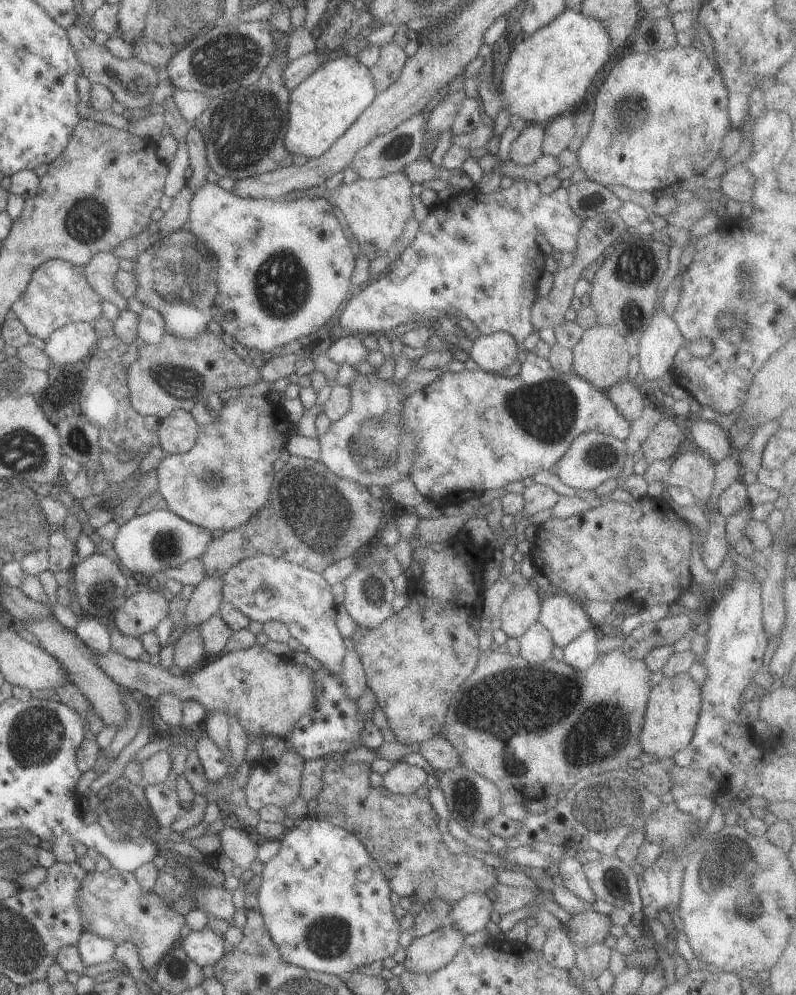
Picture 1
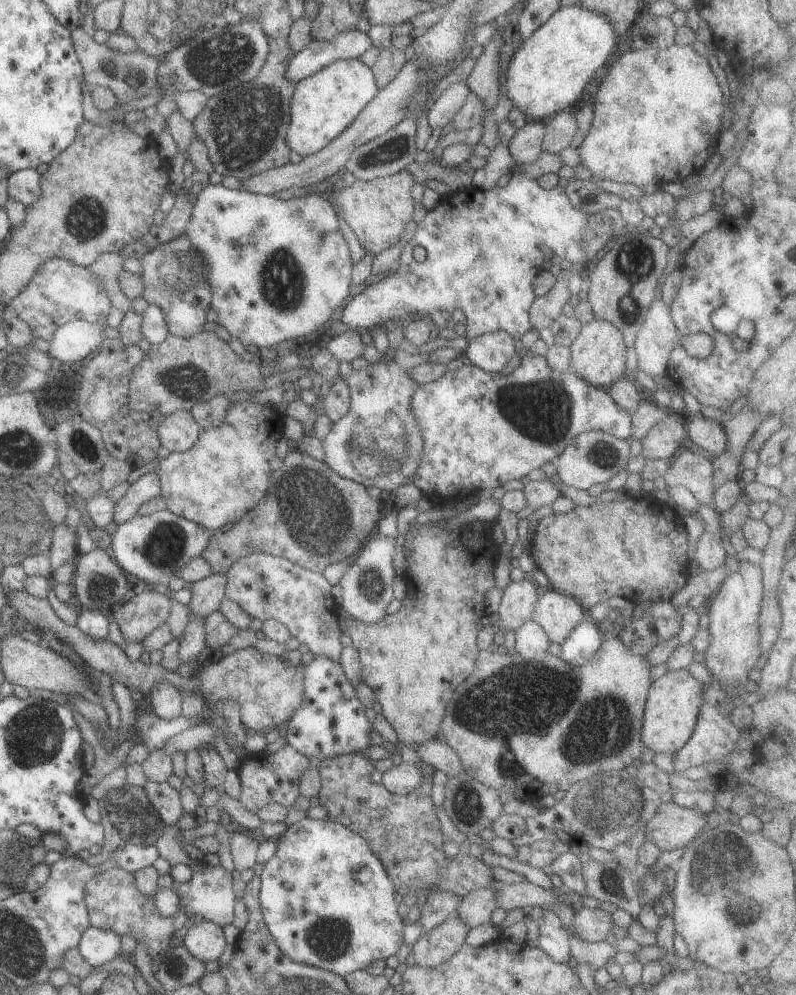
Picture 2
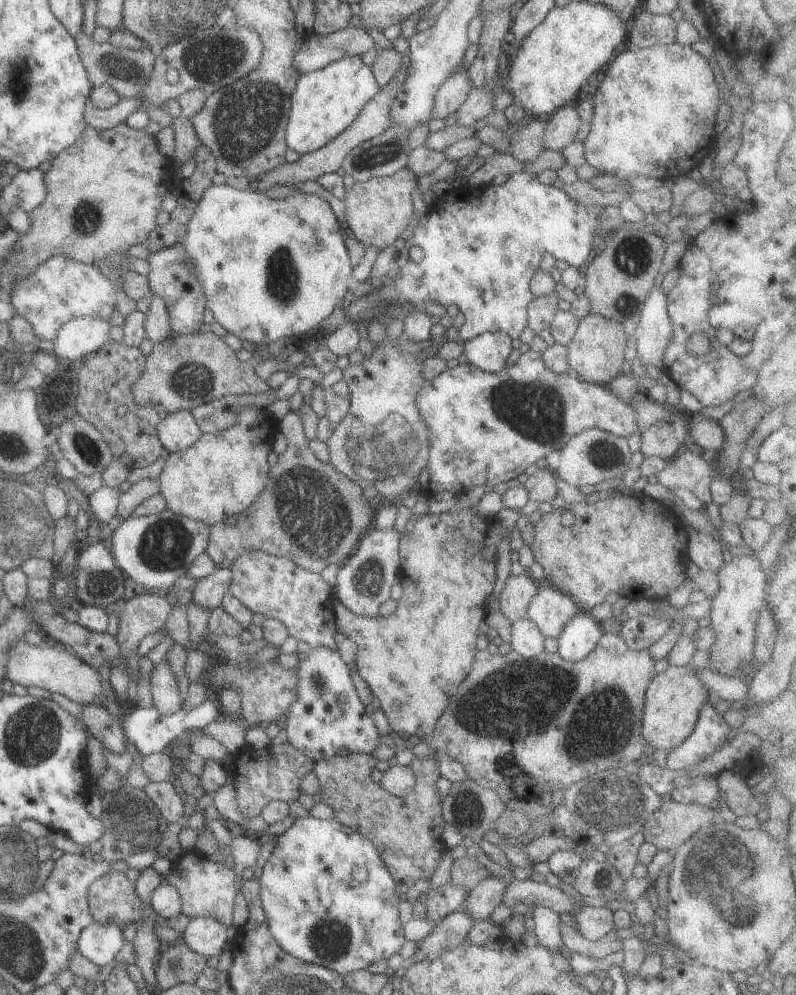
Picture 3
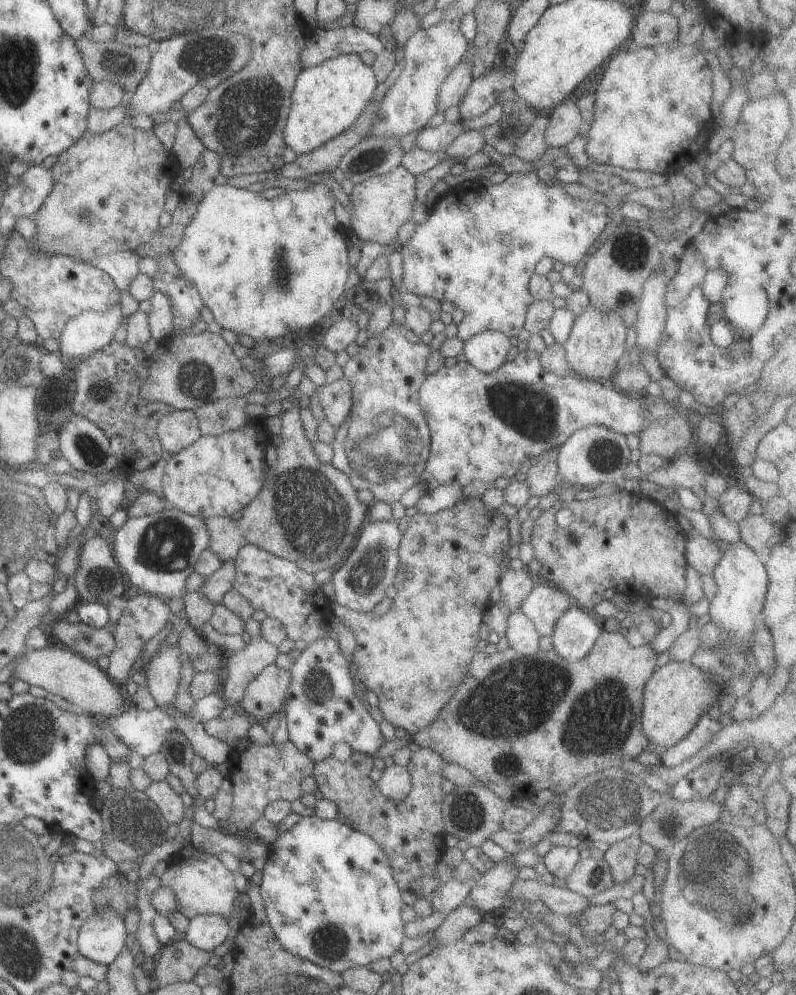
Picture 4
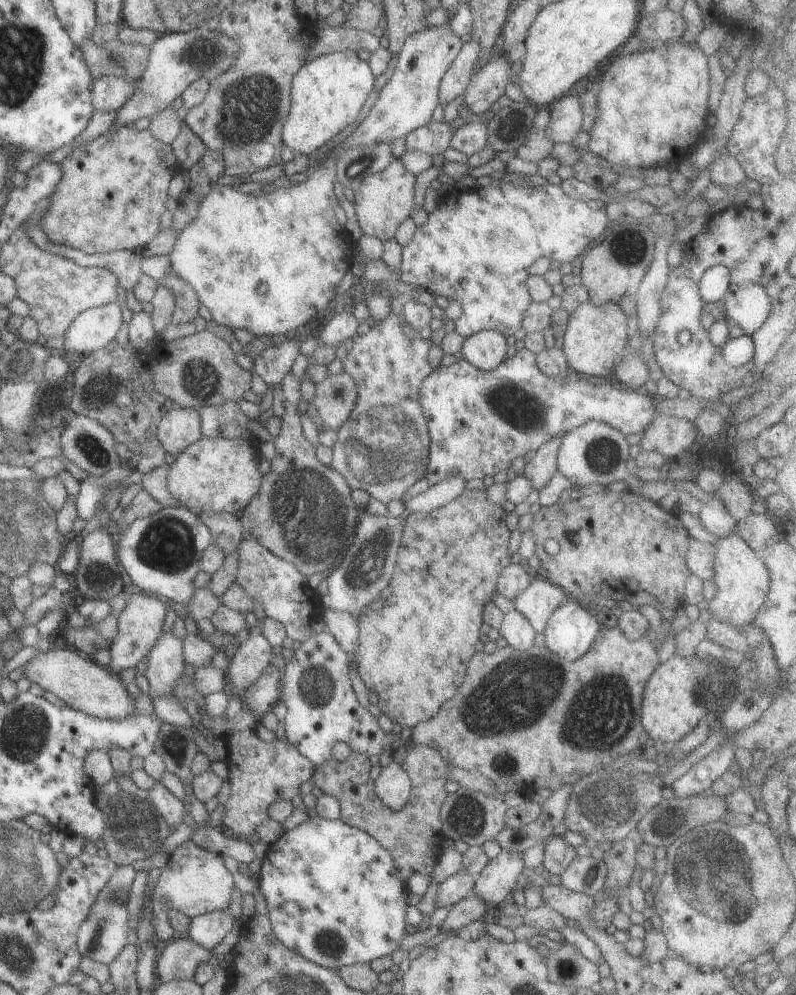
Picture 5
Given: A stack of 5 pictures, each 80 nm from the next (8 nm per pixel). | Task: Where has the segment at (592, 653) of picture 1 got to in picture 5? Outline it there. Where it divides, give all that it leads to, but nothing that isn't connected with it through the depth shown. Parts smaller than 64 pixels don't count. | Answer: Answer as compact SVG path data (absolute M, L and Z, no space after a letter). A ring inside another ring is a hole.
M569 597L550 615L541 633L544 646L564 661L574 661L589 650L601 627L601 617L585 611Z

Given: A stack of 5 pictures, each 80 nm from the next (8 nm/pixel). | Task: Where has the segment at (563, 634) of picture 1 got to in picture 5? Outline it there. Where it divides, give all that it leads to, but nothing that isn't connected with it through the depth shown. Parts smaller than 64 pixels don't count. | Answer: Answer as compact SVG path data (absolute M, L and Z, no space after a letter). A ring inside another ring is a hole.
M533 575L527 588L512 600L512 608L527 619L536 634L541 634L549 615L567 598L569 595L564 590Z

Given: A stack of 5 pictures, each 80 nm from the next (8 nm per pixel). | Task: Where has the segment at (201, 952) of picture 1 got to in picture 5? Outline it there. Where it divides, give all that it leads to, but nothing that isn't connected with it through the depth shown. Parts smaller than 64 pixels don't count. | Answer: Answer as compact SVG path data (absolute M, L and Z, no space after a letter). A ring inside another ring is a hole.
M227 910L203 913L190 919L185 936L205 950L211 950L229 932L233 920Z

